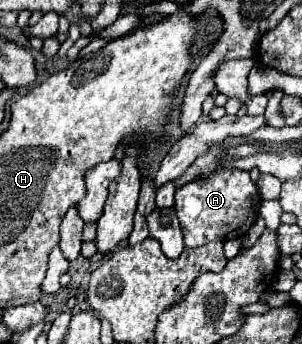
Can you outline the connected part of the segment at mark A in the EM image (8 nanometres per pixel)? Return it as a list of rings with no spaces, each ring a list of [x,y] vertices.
[[[239,170],[215,172],[211,180],[199,180],[175,192],[175,212],[179,216],[187,248],[197,248],[213,240],[223,242],[227,238],[245,236],[259,214],[259,206],[261,198],[257,186],[251,182],[249,172]]]

